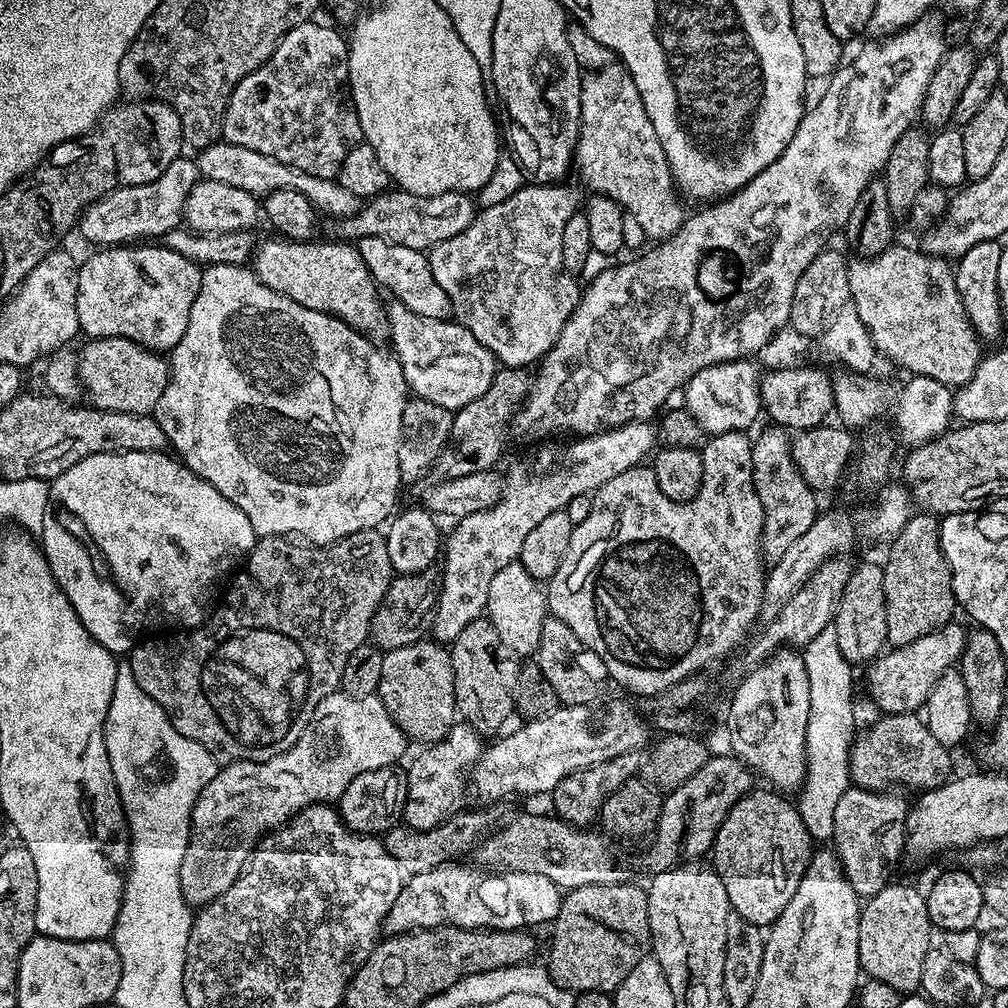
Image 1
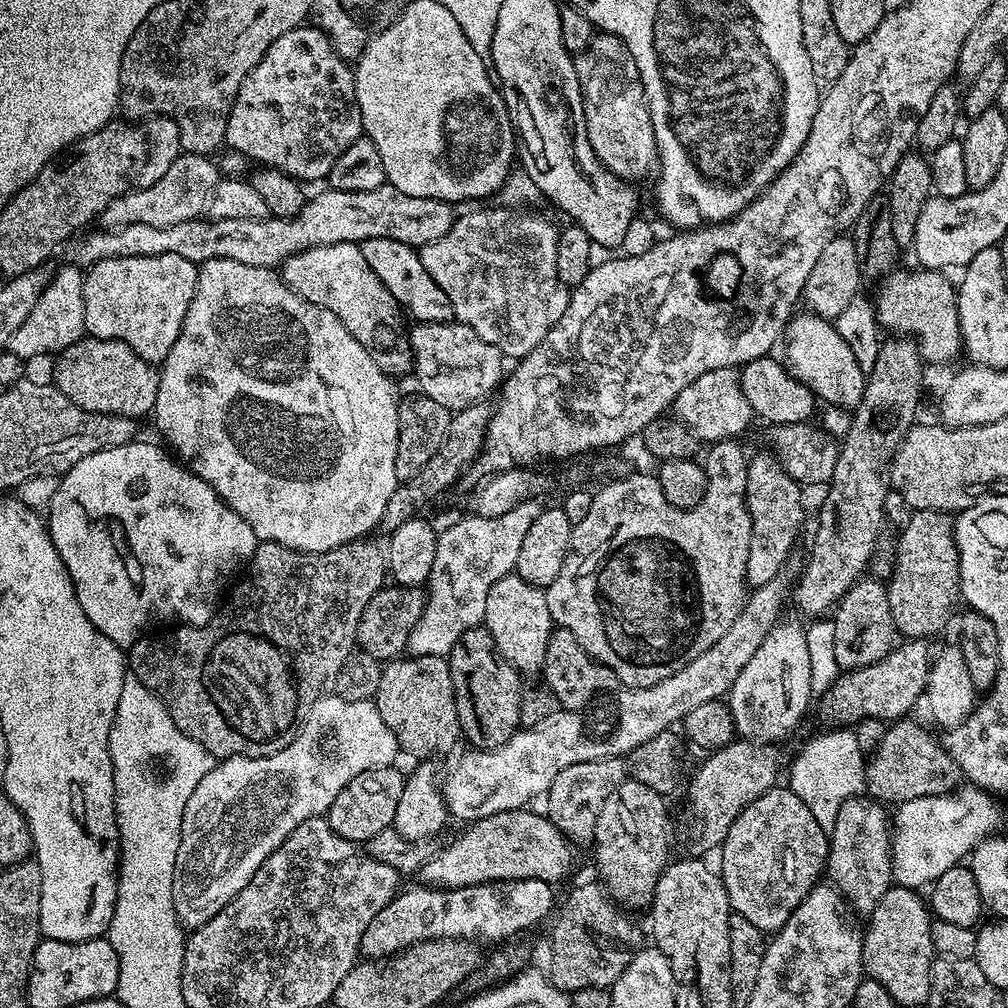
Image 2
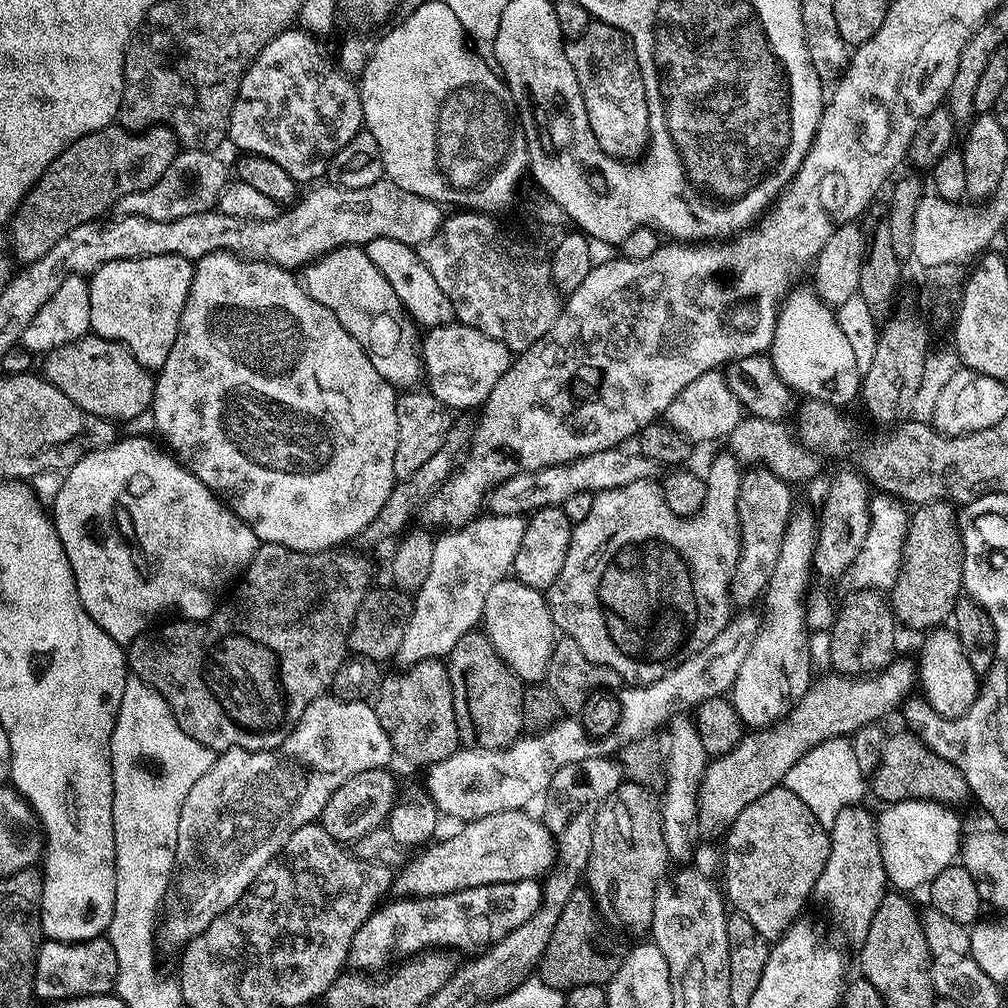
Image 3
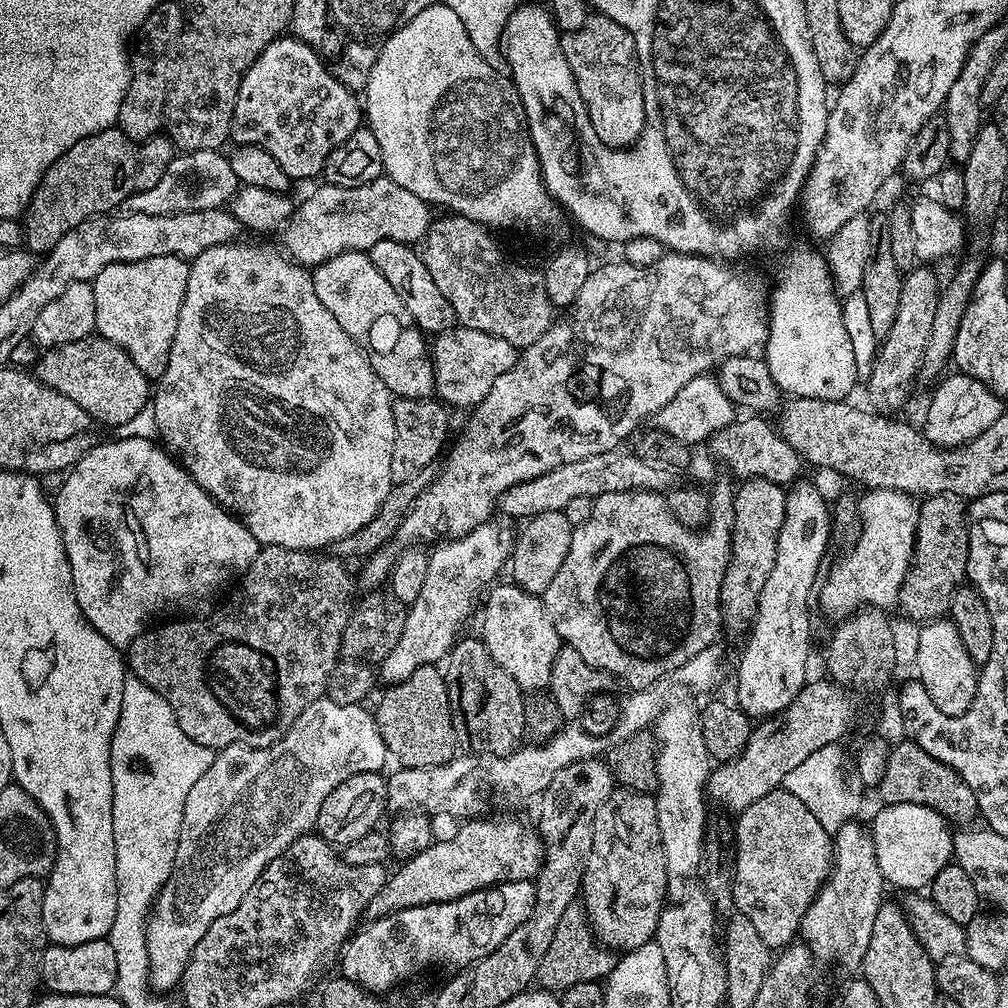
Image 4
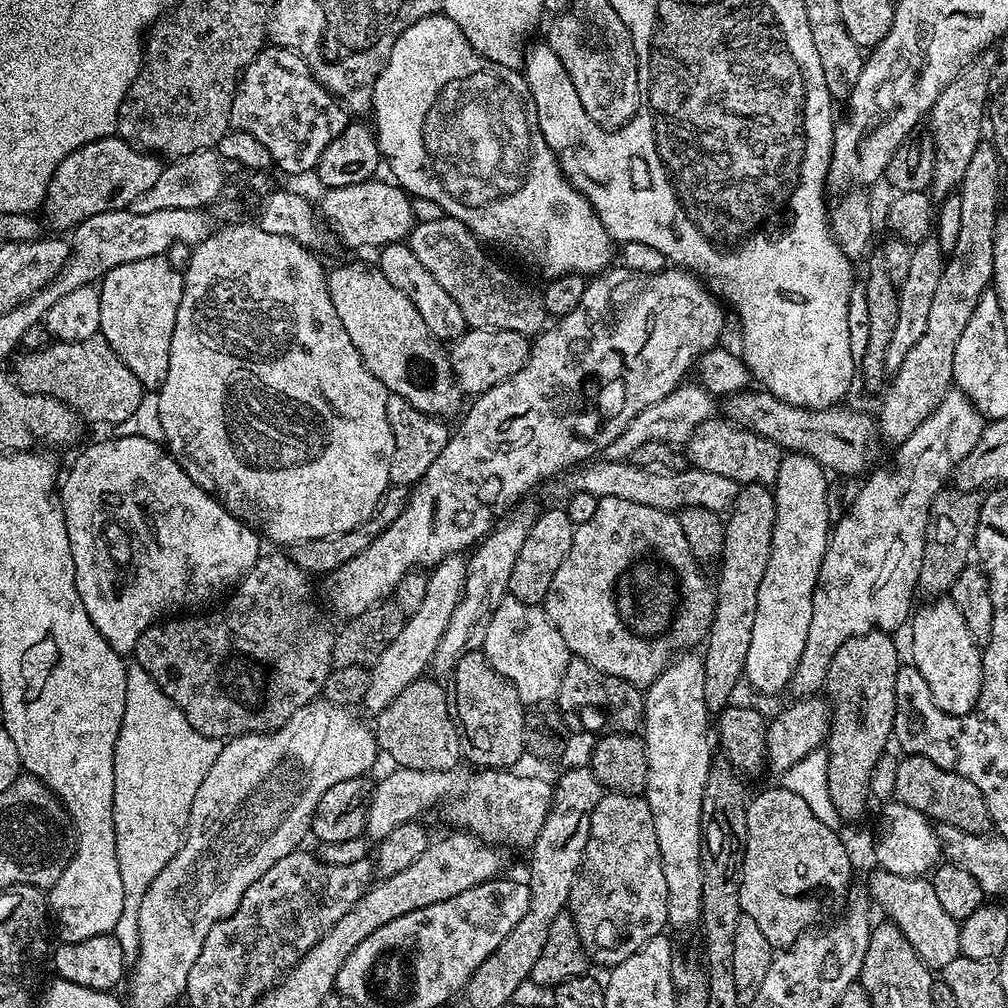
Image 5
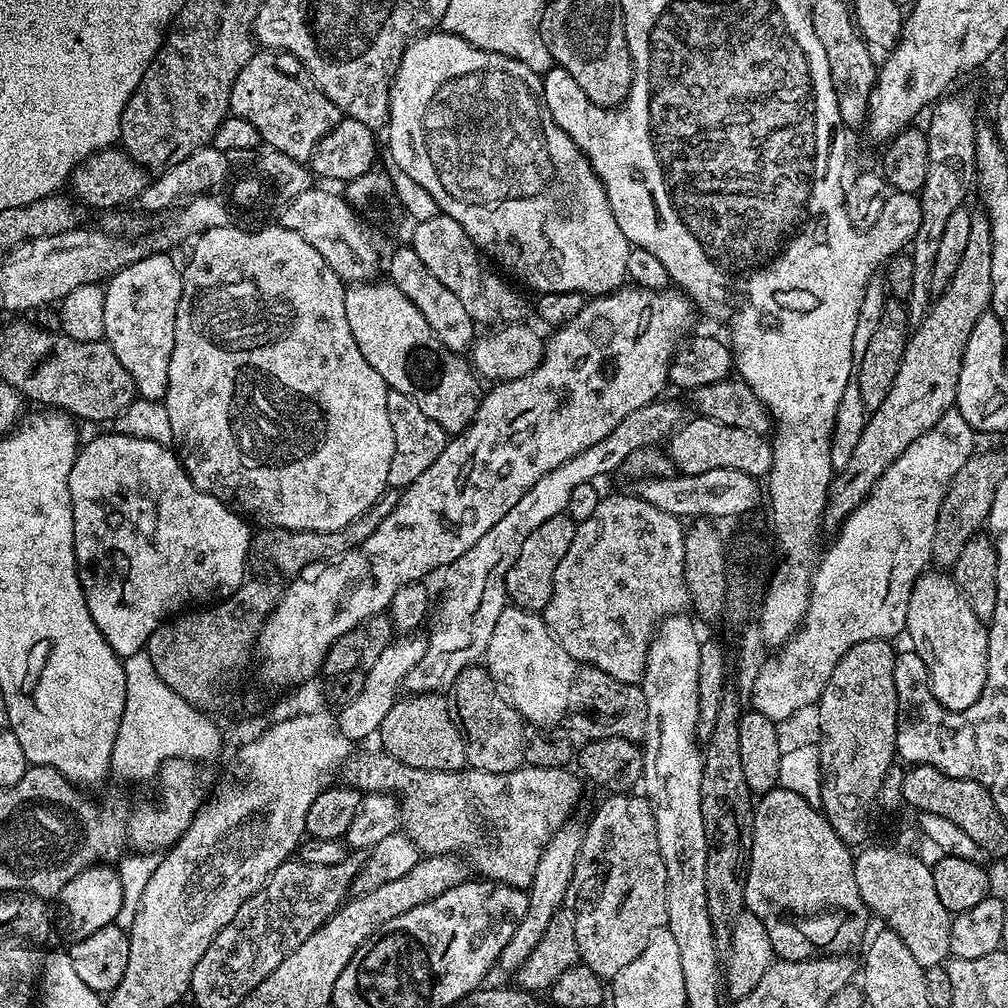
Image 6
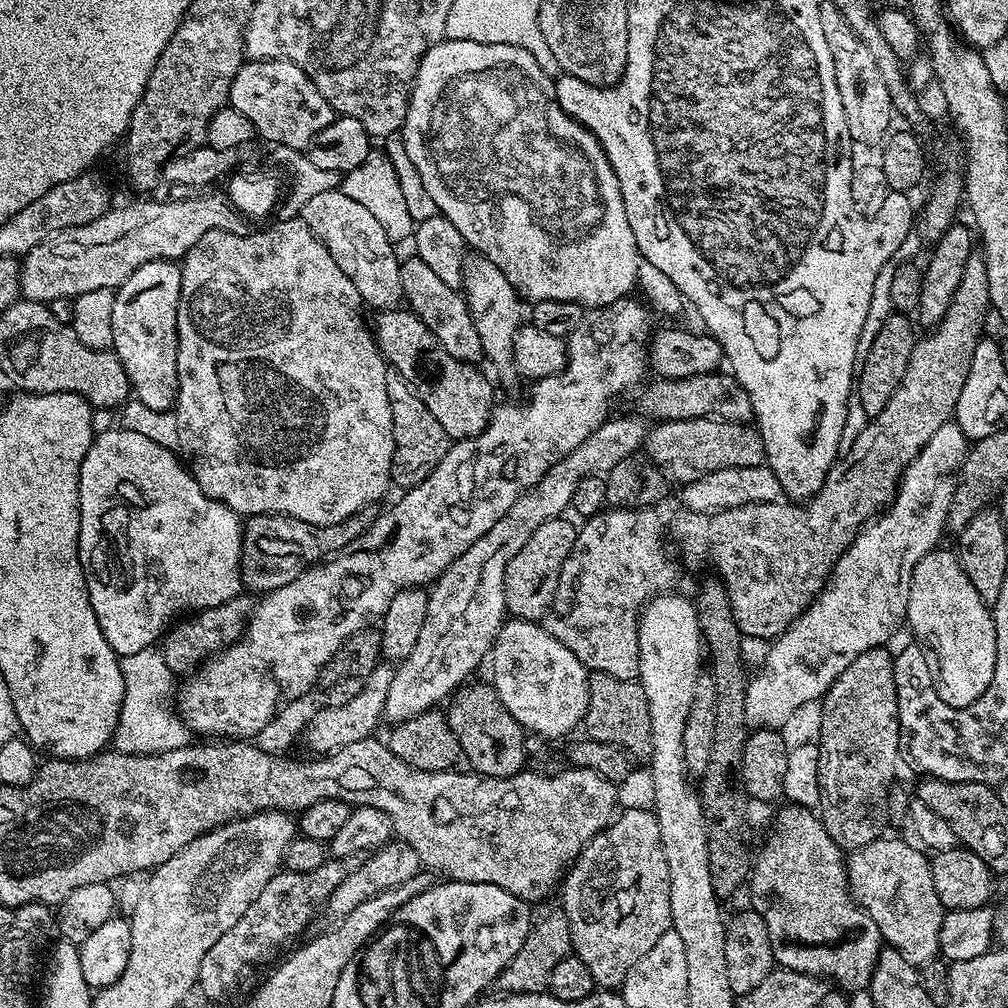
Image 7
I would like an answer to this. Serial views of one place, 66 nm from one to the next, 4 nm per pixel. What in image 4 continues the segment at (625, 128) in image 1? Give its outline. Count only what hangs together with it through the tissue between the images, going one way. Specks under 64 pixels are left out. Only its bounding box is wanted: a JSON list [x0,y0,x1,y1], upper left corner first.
[560,14,646,150]

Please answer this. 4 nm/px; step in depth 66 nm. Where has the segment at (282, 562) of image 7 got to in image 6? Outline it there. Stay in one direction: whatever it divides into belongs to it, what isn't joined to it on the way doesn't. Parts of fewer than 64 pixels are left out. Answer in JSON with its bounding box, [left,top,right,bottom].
[251,490,399,565]

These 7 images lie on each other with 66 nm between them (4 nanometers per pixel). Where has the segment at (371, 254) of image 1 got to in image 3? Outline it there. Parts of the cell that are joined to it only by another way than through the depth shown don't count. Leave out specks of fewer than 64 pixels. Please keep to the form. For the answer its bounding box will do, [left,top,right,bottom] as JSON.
[363,238,456,329]

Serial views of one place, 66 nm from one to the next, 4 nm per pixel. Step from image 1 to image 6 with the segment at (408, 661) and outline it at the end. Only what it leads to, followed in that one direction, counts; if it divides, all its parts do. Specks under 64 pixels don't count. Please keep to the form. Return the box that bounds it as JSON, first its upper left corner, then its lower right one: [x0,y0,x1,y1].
[379,692,467,772]

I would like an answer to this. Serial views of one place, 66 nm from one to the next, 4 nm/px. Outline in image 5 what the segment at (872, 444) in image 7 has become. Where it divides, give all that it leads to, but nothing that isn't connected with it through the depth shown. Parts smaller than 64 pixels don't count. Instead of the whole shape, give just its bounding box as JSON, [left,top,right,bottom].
[878,142,1002,446]

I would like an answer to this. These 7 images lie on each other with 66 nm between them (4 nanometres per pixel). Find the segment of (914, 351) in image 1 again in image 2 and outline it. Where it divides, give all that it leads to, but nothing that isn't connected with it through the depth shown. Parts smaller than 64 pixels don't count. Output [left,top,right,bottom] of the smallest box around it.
[874,266,961,364]

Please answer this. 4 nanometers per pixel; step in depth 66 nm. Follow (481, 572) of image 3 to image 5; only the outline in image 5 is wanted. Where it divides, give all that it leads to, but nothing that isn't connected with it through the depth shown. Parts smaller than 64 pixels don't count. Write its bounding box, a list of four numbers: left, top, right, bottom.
[363,555,467,714]

